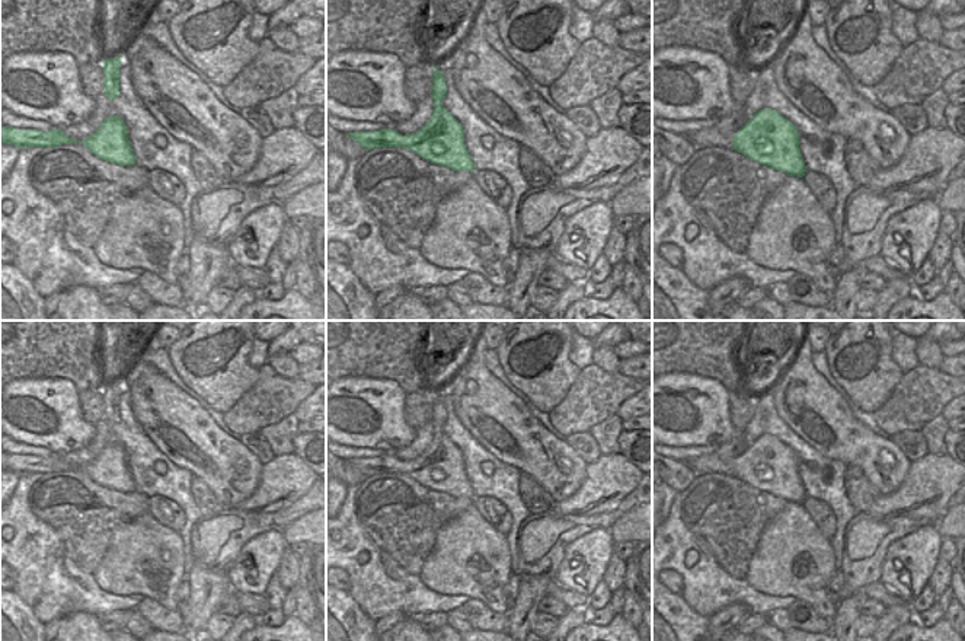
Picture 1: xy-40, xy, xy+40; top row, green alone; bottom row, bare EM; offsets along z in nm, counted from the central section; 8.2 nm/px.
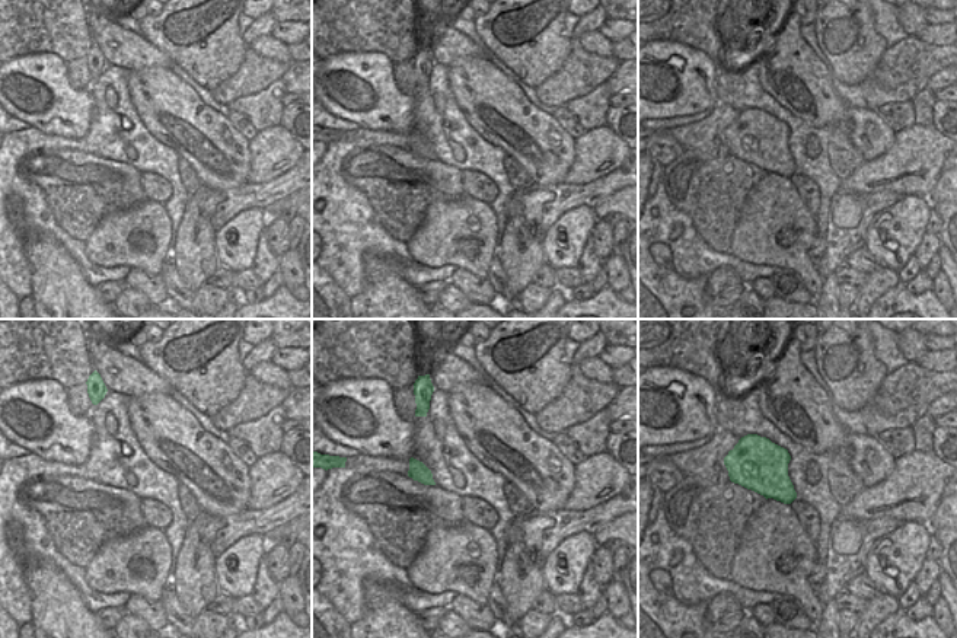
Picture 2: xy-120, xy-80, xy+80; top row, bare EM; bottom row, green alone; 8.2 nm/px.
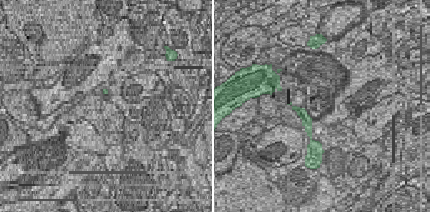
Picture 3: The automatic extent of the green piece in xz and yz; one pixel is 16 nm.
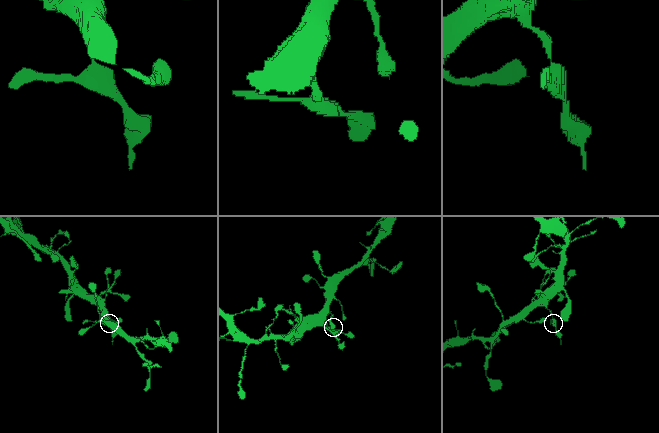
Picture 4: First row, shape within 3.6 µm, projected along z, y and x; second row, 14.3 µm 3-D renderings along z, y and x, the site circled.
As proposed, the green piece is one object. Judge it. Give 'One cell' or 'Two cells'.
Two cells.

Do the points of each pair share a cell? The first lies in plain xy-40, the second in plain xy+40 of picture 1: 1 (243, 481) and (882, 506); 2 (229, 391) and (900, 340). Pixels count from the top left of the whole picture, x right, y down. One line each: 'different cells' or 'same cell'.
1: different cells
2: different cells

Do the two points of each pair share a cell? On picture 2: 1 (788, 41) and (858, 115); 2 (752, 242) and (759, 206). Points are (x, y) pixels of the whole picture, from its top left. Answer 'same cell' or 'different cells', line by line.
1: same cell
2: same cell

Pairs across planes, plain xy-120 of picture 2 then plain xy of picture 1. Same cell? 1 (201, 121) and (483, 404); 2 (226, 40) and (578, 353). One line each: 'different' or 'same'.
1: same
2: different

